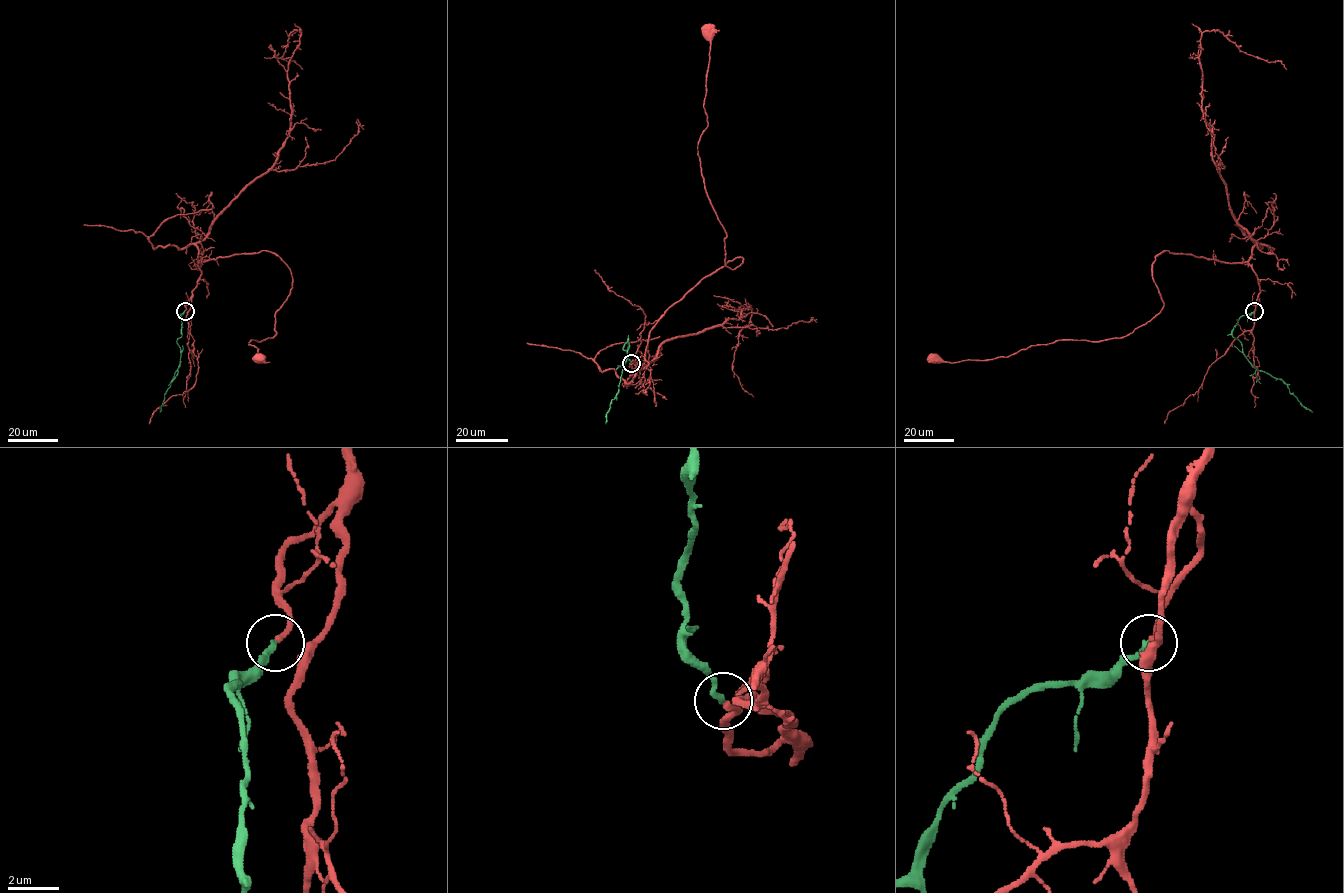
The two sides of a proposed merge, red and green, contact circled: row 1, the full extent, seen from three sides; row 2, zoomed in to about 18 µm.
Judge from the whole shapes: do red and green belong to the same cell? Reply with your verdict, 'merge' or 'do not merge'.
merge

